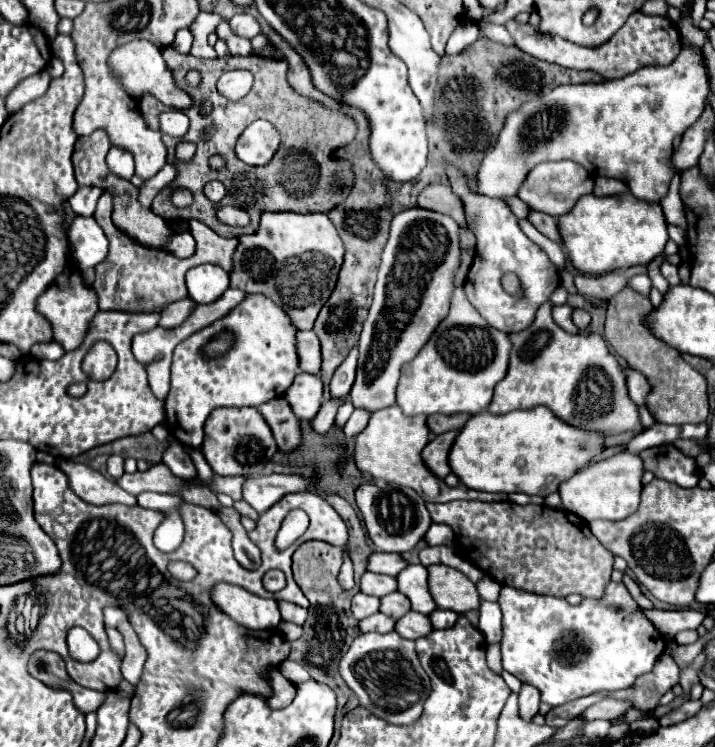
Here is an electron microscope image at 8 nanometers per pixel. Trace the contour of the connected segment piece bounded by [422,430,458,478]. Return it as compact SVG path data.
M456 430L456 432L438 434L438 436L436 436L432 442L428 442L426 448L422 450L422 458L424 458L426 466L428 466L438 478L448 476L448 472L450 472L448 452L450 452L456 436L458 436L458 430Z

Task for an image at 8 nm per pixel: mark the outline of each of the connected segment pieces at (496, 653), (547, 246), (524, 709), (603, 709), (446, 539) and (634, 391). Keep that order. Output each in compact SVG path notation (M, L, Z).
M490 644L486 647L486 659L488 668L492 668L492 672L502 674L502 660L500 660L500 646L498 644Z
M522 219L518 220L521 230L538 246L540 246L548 255L551 262L559 269L562 270L565 266L566 257L563 253L562 247L560 244L546 238L543 234L538 232L536 228L527 220Z
M528 684L522 686L520 696L518 696L518 710L520 710L520 718L526 722L532 722L532 718L538 712L538 704L540 704L540 692Z
M608 698L608 700L602 700L590 708L586 708L580 718L590 722L590 720L614 720L616 716L620 716L624 710L628 710L630 704L628 702L622 702L622 700L614 700L614 698Z
M432 524L426 532L428 546L453 545L456 546L456 537L453 530L444 524Z
M624 368L624 374L626 374L626 386L628 386L628 392L630 392L630 398L638 406L646 406L646 394L650 392L646 378L640 372L630 370L630 368Z

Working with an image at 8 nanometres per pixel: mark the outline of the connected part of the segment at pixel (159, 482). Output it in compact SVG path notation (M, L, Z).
M162 462L154 464L150 470L146 472L134 472L134 474L124 474L118 480L120 488L124 488L126 492L138 496L142 492L160 492L160 494L174 494L178 492L184 482L174 476Z

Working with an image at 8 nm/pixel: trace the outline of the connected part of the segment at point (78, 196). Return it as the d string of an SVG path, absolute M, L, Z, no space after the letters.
M80 186L76 194L70 198L70 206L78 216L92 216L96 210L96 202L102 196L104 190L100 188L90 188L90 186Z

